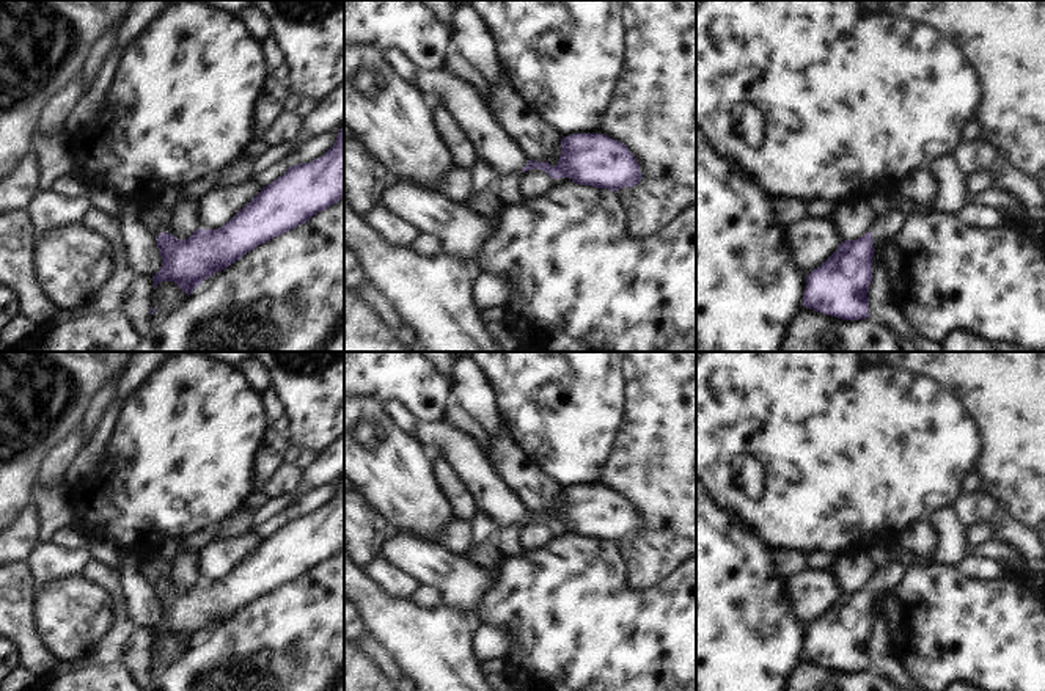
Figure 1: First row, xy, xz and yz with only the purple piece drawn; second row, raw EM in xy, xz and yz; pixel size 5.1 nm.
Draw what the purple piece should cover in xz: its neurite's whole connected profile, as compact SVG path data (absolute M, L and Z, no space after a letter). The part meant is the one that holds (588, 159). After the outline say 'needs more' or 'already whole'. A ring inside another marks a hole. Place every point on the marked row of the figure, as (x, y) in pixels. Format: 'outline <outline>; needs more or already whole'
outline M574 133L561 138L558 165L528 160L520 173L544 170L550 177L569 177L580 185L616 192L636 185L643 174L638 160L621 141L602 133Z; already whole

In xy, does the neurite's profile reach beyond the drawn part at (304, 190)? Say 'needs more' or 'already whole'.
needs more

